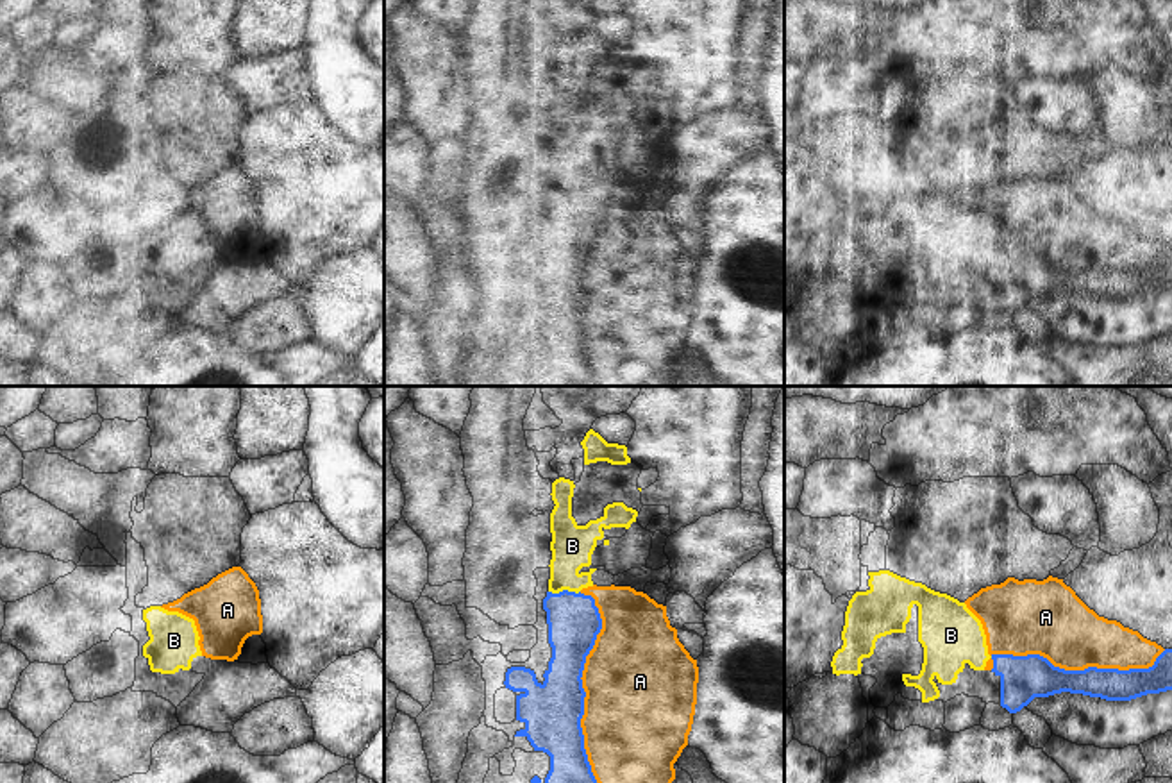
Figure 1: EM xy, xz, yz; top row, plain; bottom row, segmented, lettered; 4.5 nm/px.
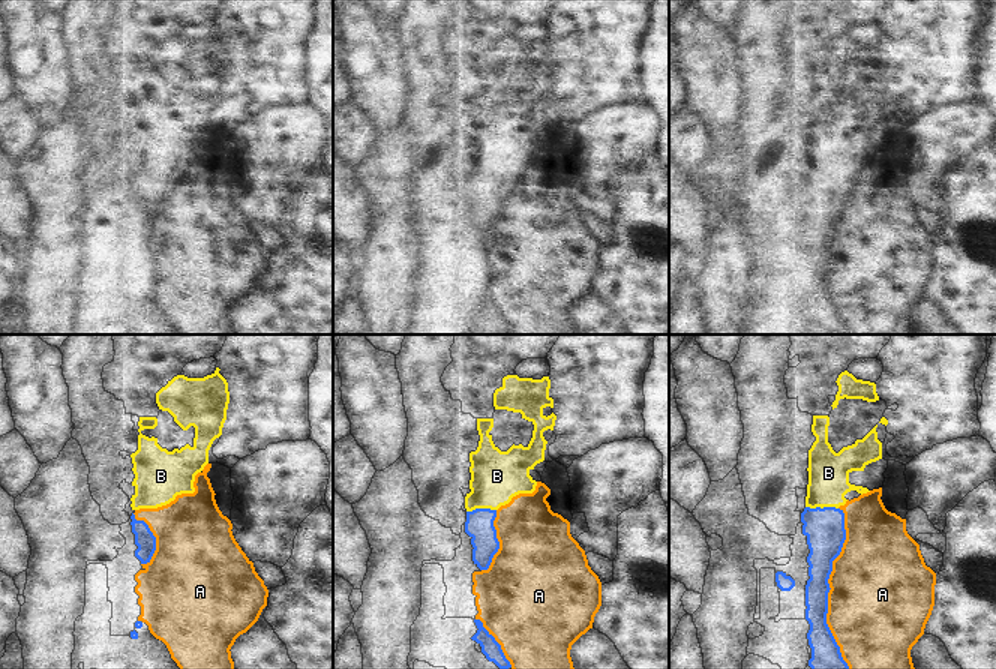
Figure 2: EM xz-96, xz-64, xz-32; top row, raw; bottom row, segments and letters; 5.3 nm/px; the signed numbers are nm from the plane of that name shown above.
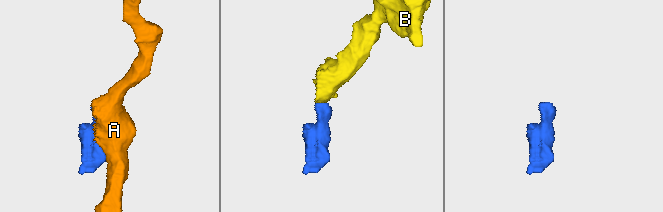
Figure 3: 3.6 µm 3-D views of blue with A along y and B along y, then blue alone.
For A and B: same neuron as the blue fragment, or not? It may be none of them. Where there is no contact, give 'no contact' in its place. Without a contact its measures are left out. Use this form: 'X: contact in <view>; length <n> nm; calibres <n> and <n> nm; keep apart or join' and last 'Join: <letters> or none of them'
A: contact in xz; length 900 nm; calibres 260 and 480 nm; keep apart
B: contact in xz; length 140 nm; calibres 240 and 190 nm; join
Join: B

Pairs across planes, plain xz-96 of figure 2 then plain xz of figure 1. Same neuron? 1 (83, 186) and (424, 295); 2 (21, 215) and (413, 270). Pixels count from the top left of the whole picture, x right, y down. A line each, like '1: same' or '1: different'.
1: different
2: same

